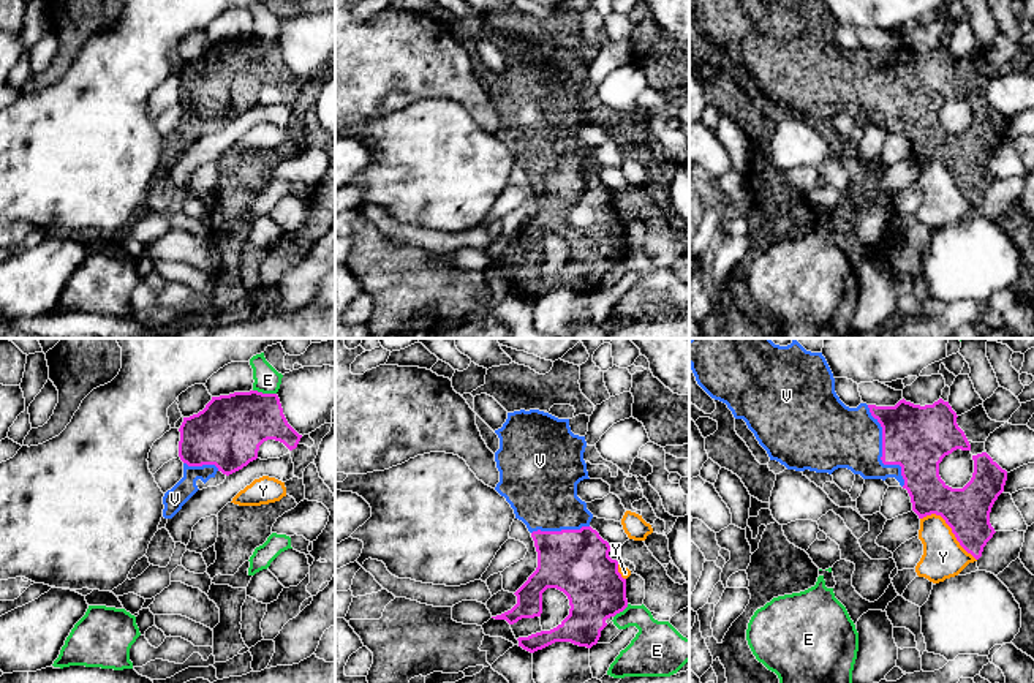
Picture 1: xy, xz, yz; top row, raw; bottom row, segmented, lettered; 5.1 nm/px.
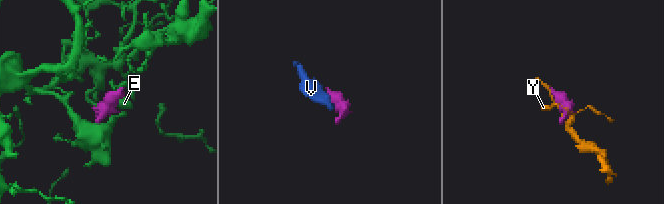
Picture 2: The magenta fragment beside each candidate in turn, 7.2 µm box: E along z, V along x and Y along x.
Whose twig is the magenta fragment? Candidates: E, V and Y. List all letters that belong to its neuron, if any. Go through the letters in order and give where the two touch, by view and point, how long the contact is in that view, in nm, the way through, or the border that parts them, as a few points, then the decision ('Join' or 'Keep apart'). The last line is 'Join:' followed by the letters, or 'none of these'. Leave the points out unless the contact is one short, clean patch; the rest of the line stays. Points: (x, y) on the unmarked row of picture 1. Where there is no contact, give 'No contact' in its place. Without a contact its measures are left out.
E: Touches magenta at xy (264, 40). Shared border 120 nm. Keep apart
V: Touches magenta at yz (883, 98). Shared border 460 nm. Join
Y: Touches magenta at yz (950, 173). Shared border 360 nm. Keep apart
Join: V

